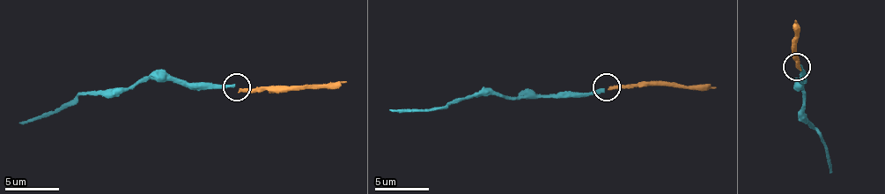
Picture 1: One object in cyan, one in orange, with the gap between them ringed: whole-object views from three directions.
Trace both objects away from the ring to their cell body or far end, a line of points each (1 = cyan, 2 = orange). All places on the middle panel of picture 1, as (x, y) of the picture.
1: (603, 88), (585, 95), (470, 95), (426, 110), (388, 110)
2: (609, 87), (685, 85), (715, 88)

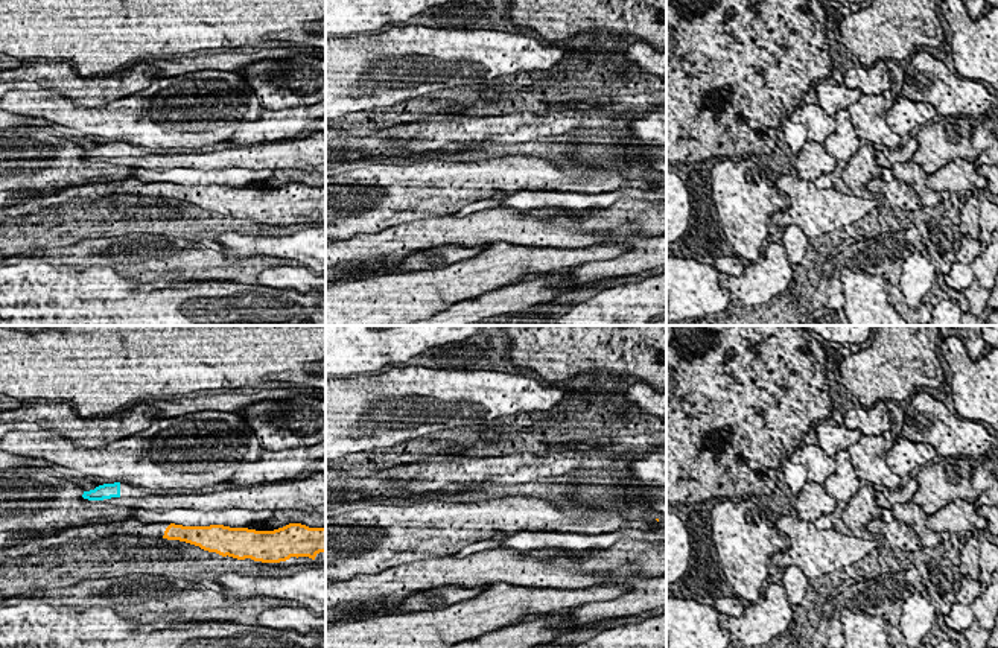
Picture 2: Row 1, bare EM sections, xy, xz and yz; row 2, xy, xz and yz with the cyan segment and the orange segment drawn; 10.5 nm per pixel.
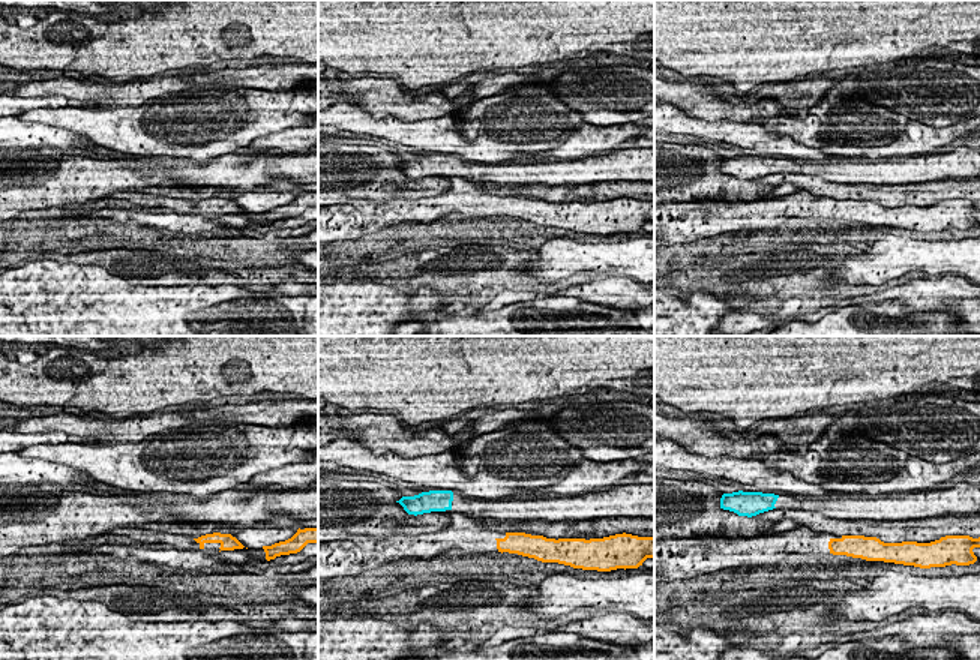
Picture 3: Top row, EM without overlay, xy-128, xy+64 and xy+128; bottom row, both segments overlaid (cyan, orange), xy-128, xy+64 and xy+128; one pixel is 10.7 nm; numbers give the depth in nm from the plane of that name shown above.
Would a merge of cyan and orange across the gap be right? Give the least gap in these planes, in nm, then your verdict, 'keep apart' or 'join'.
600 nm | keep apart

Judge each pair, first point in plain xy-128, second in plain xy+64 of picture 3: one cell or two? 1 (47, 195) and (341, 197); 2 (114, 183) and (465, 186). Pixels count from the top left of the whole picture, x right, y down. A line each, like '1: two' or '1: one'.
1: one
2: two

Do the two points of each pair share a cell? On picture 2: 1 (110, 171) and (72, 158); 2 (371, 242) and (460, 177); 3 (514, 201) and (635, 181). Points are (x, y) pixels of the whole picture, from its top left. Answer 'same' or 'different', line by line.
1: same
2: different
3: different

